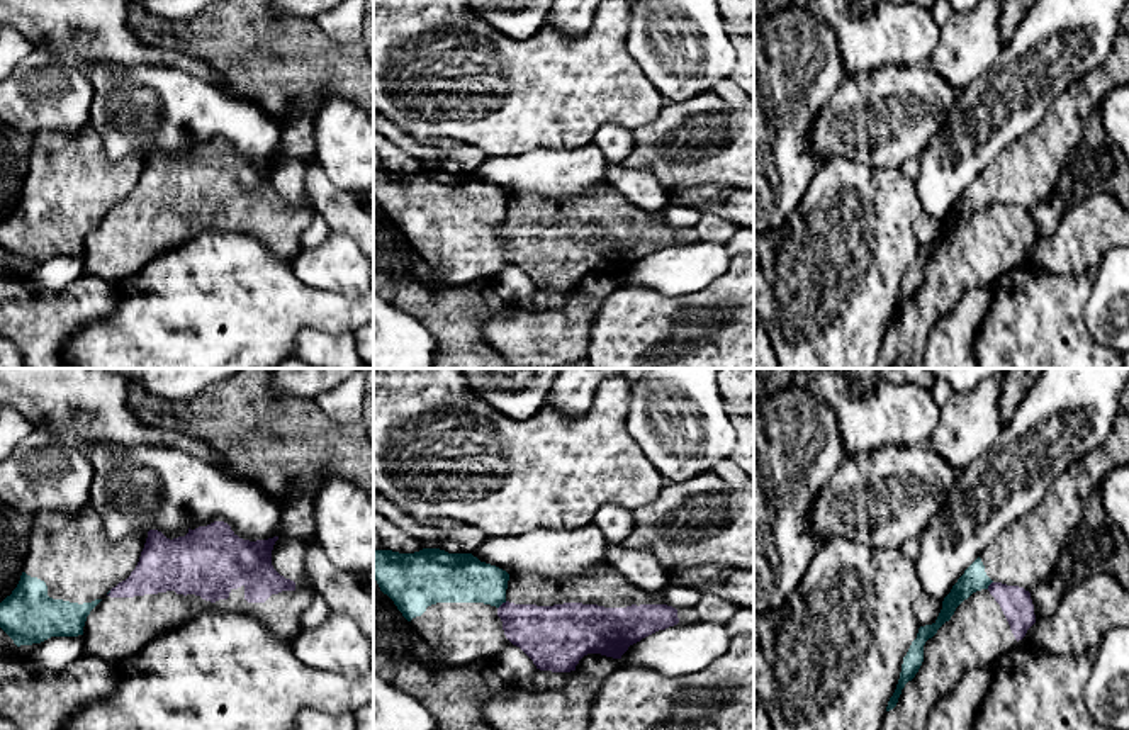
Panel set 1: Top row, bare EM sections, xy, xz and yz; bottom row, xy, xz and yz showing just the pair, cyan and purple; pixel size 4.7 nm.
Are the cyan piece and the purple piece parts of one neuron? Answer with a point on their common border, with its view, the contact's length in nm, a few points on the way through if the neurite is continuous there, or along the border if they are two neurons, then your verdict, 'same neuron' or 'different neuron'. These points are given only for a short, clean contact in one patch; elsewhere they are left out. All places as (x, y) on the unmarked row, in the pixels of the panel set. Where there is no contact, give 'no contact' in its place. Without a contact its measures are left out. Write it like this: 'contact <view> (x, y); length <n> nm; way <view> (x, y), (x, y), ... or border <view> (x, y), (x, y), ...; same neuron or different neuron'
contact xz (501, 223); length 60 nm; border xz (506, 221), (498, 228); different neuron

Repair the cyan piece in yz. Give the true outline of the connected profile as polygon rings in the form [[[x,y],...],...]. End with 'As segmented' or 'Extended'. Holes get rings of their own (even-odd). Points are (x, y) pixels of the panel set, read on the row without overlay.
[[[1129,22],[1119,29],[1104,65],[1075,81],[1053,102],[1036,129],[1012,141],[986,165],[944,217],[937,239],[918,248],[903,277],[886,331],[896,326],[902,309],[918,292],[925,261],[951,239],[964,219],[988,209],[991,202],[1019,205],[1031,212],[1039,200],[1056,192],[1063,163],[1075,148],[1081,148],[1090,112],[1114,87],[1124,83],[1129,83]]]. Extended

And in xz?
[[[374,170],[374,200],[445,285],[491,282],[513,265],[497,236],[509,194],[472,173]]]. Extended

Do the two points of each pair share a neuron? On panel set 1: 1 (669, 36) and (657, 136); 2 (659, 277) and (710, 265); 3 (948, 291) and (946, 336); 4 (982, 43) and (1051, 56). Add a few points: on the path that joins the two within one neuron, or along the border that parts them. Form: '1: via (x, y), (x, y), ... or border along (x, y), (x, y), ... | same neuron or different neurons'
1: border along (698, 94), (686, 101), (668, 102) | different neurons
2: via (671, 272), (698, 265) | same neuron
3: border along (968, 284), (965, 292), (943, 313), (926, 343) | different neurons
4: border along (1004, 44), (999, 58), (978, 78) | different neurons

